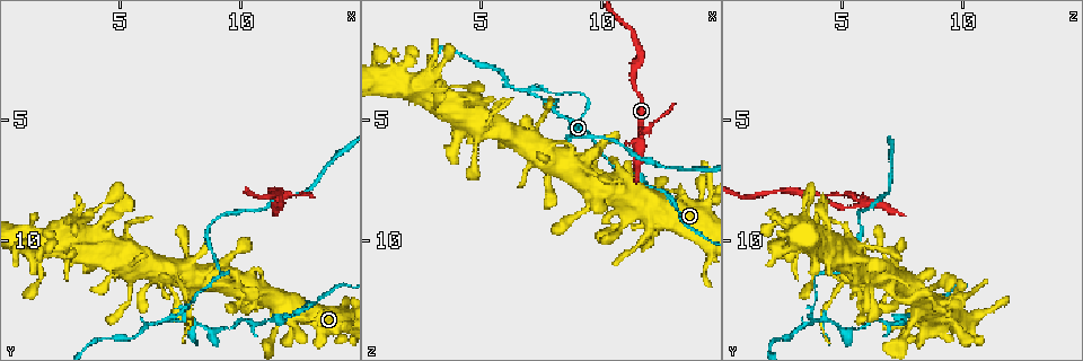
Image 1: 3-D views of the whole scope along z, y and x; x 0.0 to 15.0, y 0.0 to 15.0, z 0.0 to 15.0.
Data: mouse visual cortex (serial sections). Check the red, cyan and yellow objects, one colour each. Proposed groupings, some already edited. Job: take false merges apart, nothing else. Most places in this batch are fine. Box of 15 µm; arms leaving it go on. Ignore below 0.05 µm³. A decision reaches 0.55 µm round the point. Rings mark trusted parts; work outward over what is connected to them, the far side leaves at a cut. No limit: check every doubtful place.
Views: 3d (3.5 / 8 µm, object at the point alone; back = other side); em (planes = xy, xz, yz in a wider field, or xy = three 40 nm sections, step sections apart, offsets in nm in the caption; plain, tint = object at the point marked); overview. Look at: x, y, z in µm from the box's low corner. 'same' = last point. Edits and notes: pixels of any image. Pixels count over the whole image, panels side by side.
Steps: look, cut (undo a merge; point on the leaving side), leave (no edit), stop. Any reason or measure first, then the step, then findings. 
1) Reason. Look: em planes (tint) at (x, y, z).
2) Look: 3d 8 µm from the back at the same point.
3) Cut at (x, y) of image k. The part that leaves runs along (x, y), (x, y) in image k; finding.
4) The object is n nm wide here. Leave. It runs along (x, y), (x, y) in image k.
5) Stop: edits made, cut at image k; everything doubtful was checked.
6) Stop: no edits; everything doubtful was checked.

Sharp bend. Look: 3d 3.5 µm at (9.5, 11.4, 4.0).

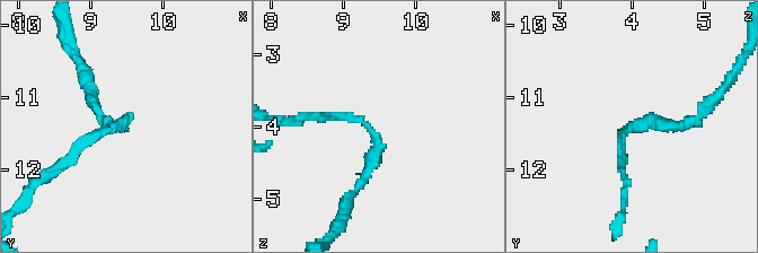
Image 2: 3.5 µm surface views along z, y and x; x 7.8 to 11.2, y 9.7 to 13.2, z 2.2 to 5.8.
The arms are 150, 150 nm wide; need the tissue. Look: em xy step 2 (tint) at (9.45, 11.45, 4.10).

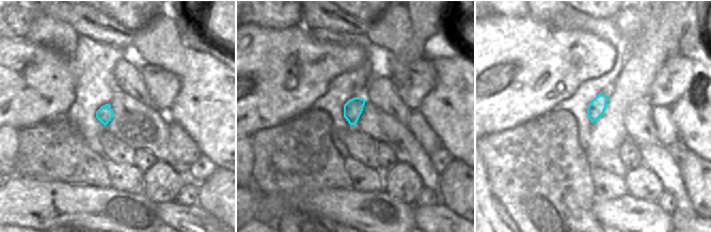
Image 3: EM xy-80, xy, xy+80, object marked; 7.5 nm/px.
Leave. It runs along (699, 115), (627, 127), (622, 164) in image 2; all the same cell.

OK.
Sharp bend. Look: 3d 3.5 µm at (11.7, 8.5, 5.6).

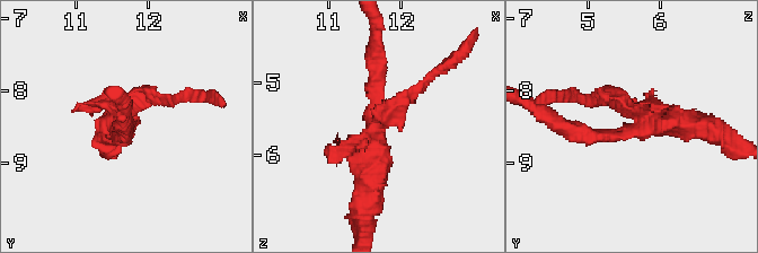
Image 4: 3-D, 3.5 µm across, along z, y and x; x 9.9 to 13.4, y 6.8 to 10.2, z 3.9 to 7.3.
Look: em xy step 1 (tint) at (11.70, 8.50, 5.65).

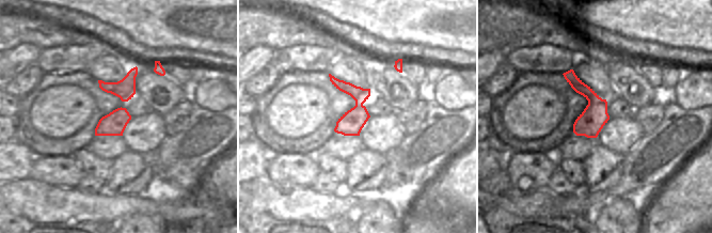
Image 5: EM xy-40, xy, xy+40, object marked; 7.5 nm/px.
Cut at (142, 96) of image 4. A second cell is stuck on.

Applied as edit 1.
Two arms in line, one across. Look: 3d 3.5 µm at (7.1, 13.2, 3.8).

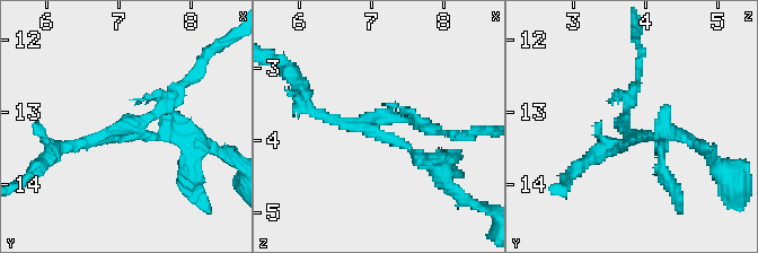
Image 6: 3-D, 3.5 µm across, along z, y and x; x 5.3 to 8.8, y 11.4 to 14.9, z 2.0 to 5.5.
3 arms meet here; the arms are 150, 150, 200 nm wide; shape alone is not enough. Look: em xy step 5 (tint) at (7.05, 13.25, 3.75).

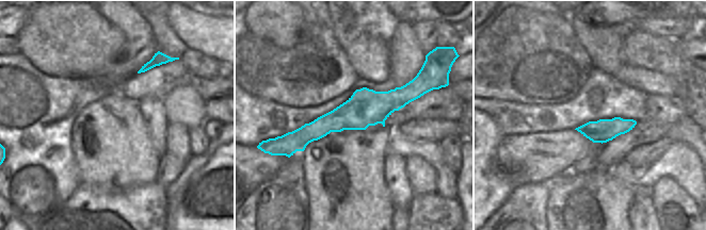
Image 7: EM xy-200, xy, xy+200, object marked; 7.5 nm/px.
Look: em planes (tint) at the same point.

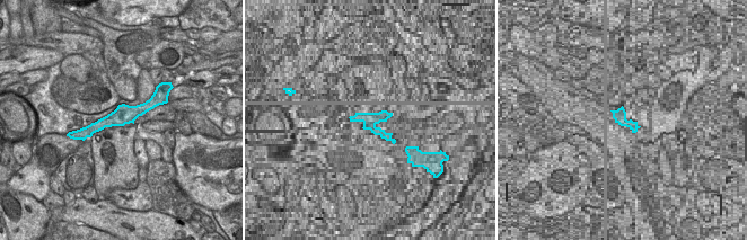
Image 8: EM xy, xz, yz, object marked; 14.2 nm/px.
Leave. It runs along (149, 105), (84, 132) in image 8; continuous, no second cell.

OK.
Look: 3d 3.5 µm from the back at (9.5, 13.7, 5.5).

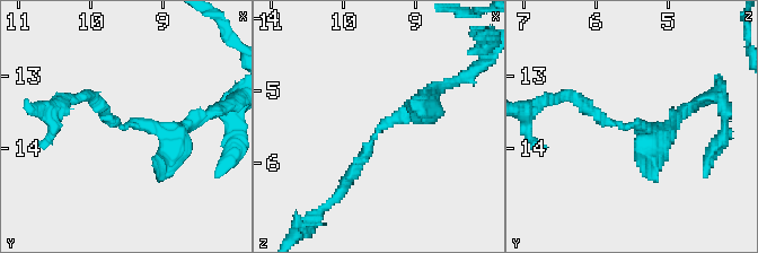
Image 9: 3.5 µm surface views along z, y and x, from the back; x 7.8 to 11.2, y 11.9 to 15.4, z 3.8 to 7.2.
The arms are 150, 300 nm wide; now the EM. Look: em xy step 1 (plain) at (9.55, 13.75, 5.60).

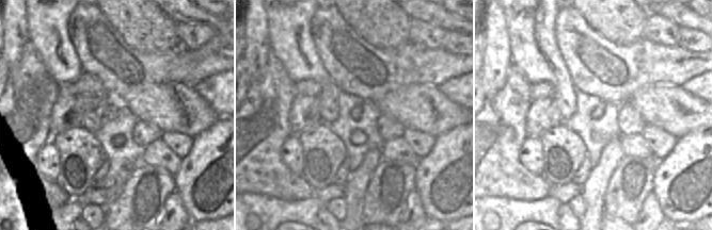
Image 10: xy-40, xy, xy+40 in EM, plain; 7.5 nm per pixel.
Where the object lies. Look: em xy step 1 (tint) at the same point.

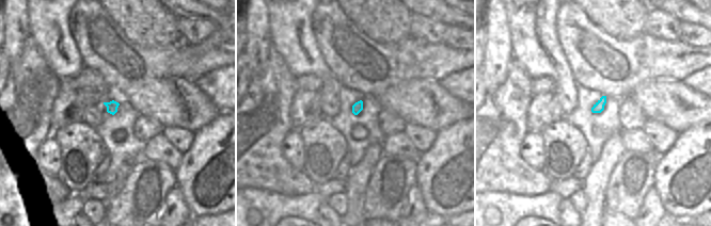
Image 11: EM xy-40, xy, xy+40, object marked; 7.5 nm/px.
Leave. It runs along (435, 92), (377, 132), (345, 186) in image 9; all the same cell.

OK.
Stop: edits made, cut at image 4; everything doubtful was checked.

